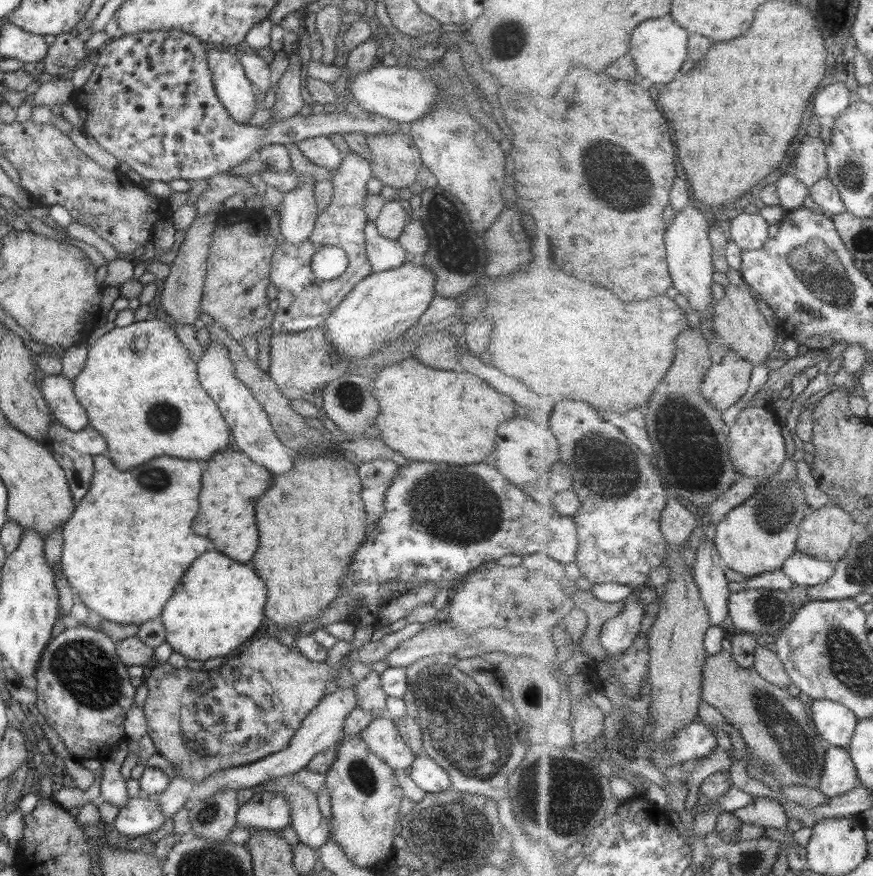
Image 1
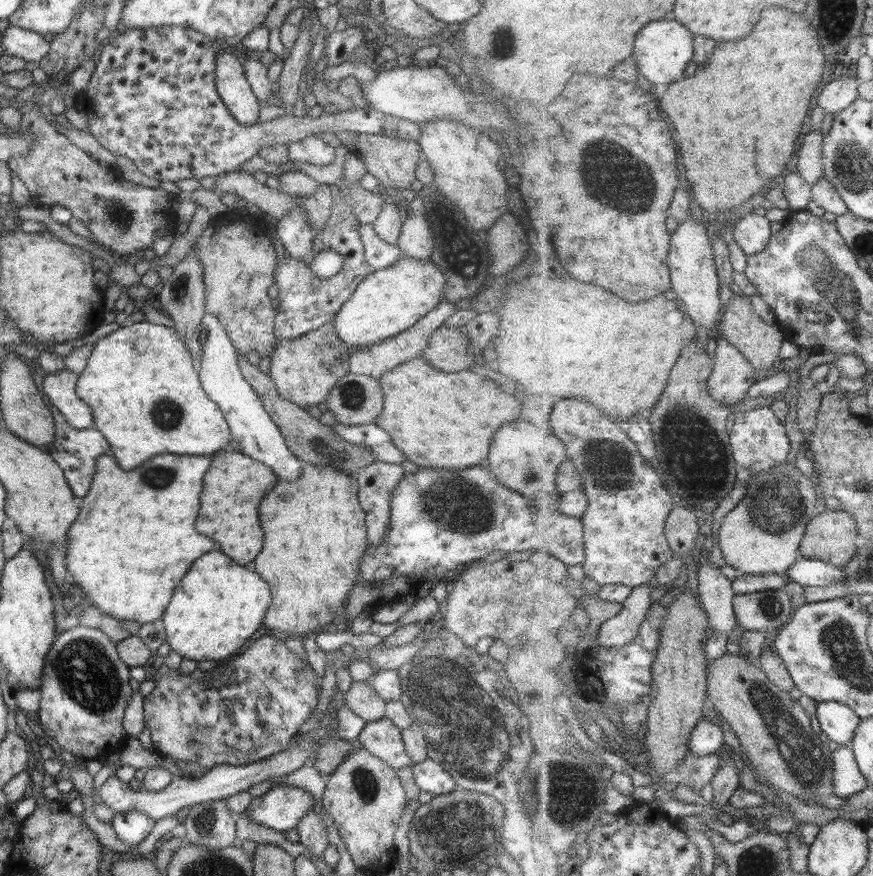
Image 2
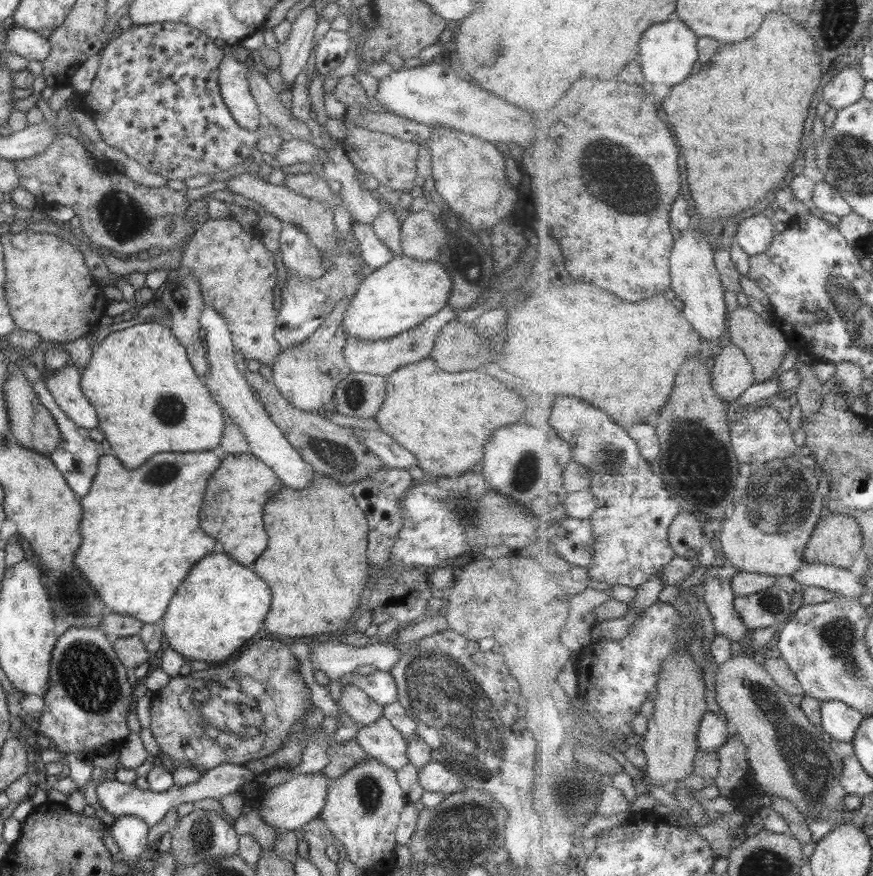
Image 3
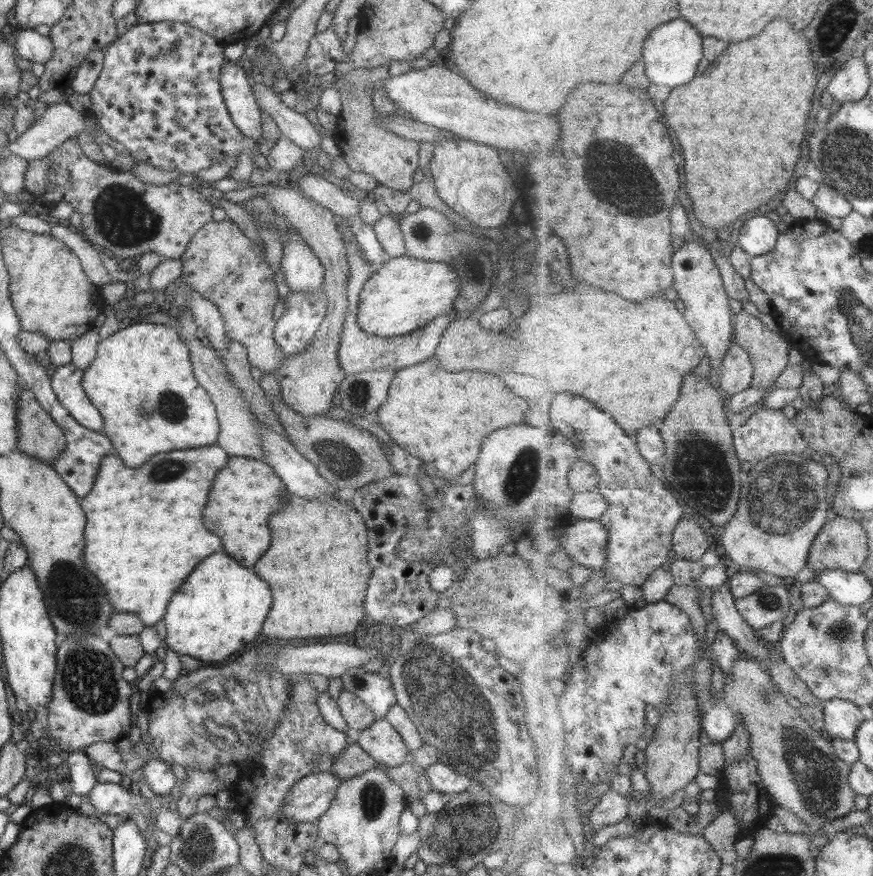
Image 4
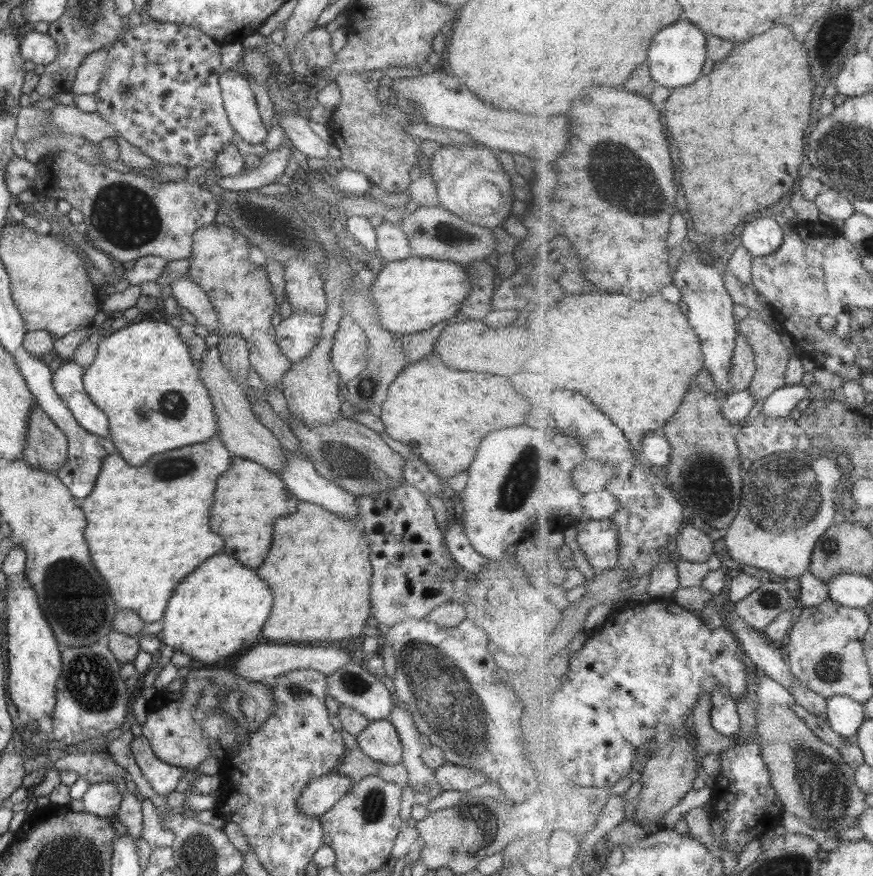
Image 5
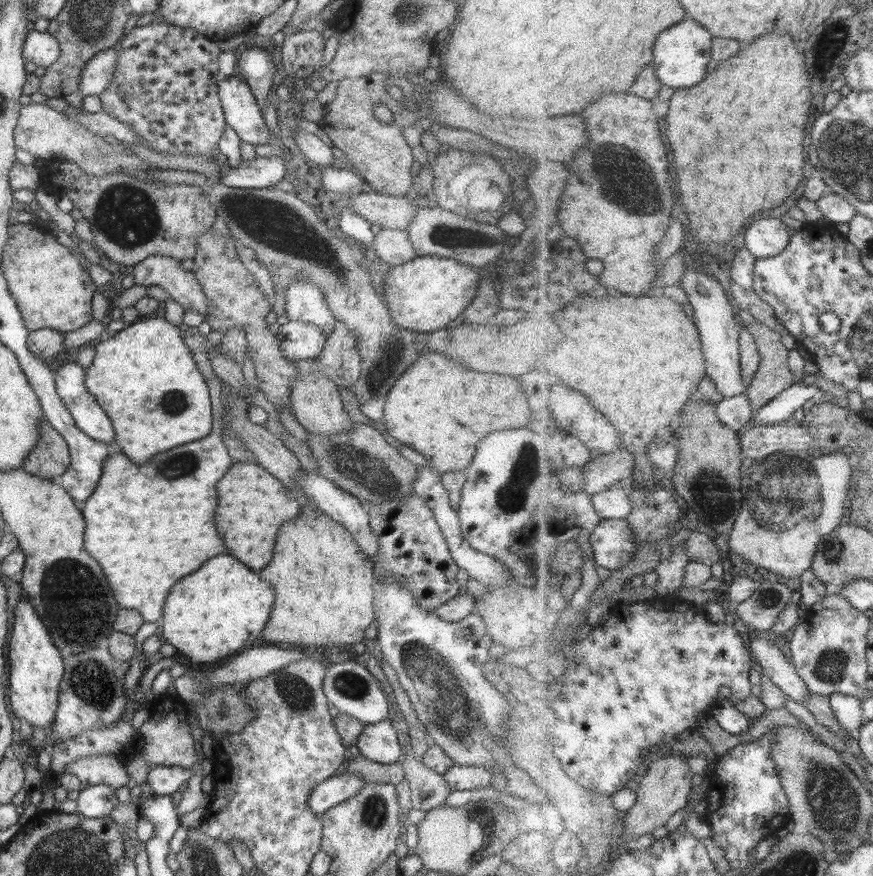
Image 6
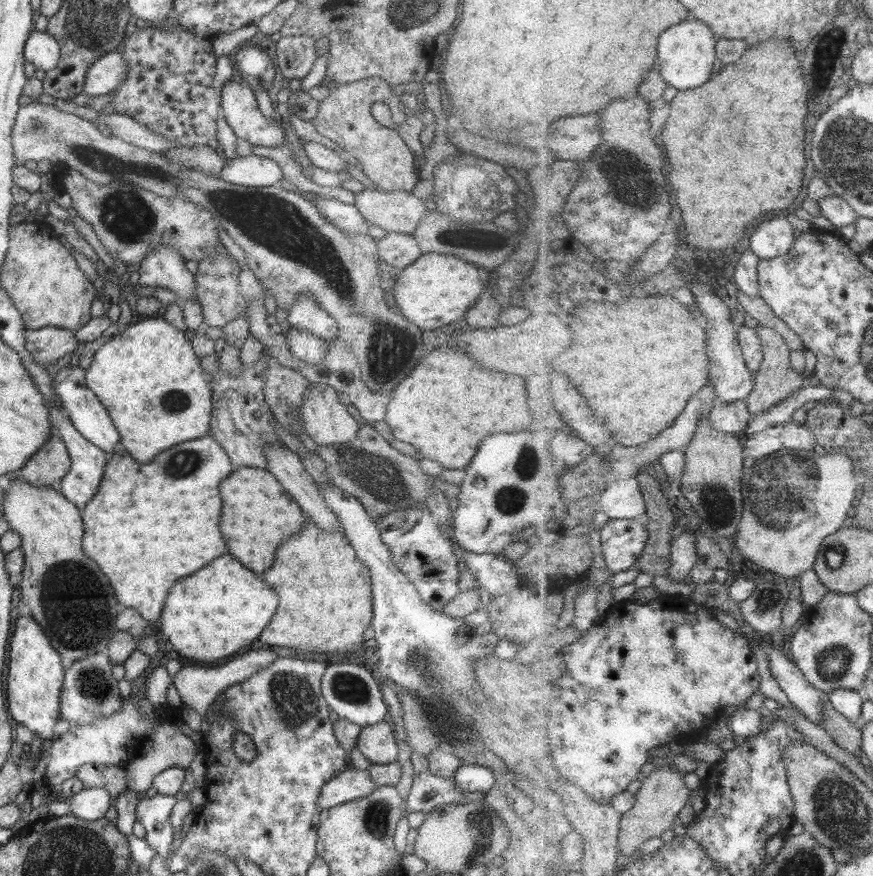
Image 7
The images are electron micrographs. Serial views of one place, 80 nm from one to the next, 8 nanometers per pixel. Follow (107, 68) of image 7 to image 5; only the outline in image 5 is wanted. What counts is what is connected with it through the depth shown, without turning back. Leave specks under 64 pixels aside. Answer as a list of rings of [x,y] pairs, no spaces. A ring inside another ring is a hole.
[[[107,48],[89,53],[77,67],[70,92],[74,95],[92,95],[98,87],[102,77],[102,67],[106,59]]]

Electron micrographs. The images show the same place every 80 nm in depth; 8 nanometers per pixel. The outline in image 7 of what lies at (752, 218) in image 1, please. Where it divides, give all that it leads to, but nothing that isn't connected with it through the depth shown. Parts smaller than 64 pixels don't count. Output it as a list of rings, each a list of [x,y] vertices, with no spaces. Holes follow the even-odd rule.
[[[779,215],[758,225],[750,236],[749,248],[762,259],[787,255],[796,243],[795,231],[785,215]]]

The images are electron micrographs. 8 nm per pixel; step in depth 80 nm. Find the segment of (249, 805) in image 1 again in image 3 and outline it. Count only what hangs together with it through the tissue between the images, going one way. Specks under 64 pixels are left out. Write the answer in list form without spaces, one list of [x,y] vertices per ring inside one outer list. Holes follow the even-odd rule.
[[[319,772],[300,774],[289,778],[273,788],[271,792],[258,798],[258,814],[260,820],[273,829],[289,831],[301,830],[305,824],[314,822],[319,817],[321,808],[325,806],[328,781]]]

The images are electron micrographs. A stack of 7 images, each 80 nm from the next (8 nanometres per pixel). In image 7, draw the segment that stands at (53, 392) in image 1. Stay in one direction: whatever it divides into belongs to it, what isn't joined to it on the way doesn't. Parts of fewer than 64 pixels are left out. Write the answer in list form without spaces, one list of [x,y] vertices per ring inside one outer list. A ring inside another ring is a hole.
[[[65,367],[52,370],[52,387],[57,396],[59,396],[60,405],[65,408],[72,425],[75,430],[81,434],[93,446],[100,448],[109,459],[113,452],[118,449],[116,428],[113,426],[112,420],[109,420],[109,415],[97,397],[91,392],[84,381],[84,370],[77,367]]]

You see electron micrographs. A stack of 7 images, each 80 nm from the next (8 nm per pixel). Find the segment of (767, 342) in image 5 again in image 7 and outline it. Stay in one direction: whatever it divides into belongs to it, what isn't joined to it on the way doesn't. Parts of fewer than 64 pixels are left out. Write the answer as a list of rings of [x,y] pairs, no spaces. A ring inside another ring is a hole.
[[[762,325],[756,326],[757,334],[764,345],[764,362],[756,374],[756,387],[751,396],[745,400],[753,417],[763,415],[769,409],[782,403],[788,396],[803,390],[803,377],[796,372],[792,365],[792,350],[784,342],[784,337],[773,328]]]

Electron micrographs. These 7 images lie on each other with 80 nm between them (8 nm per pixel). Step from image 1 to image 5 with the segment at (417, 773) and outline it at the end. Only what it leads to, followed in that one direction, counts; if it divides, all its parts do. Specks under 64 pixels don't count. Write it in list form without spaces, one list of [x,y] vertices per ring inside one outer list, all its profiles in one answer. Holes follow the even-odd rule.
[[[447,762],[441,763],[432,773],[441,791],[475,791],[487,780],[479,771]]]

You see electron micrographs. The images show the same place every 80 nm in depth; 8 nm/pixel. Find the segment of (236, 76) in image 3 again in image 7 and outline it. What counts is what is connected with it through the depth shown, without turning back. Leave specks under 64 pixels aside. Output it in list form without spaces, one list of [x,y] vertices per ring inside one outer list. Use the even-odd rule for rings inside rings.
[[[231,79],[219,89],[221,116],[237,138],[243,138],[252,146],[281,146],[286,130],[275,119],[266,119],[259,112],[253,91],[238,79]]]

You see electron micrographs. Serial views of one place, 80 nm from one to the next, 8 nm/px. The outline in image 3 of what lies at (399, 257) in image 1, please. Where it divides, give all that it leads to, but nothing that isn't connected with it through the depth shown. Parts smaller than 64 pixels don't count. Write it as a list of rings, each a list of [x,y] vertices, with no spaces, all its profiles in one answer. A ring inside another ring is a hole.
[[[355,222],[352,223],[351,230],[355,240],[359,242],[360,258],[370,270],[387,264],[395,256],[394,252],[375,236],[371,224]]]

